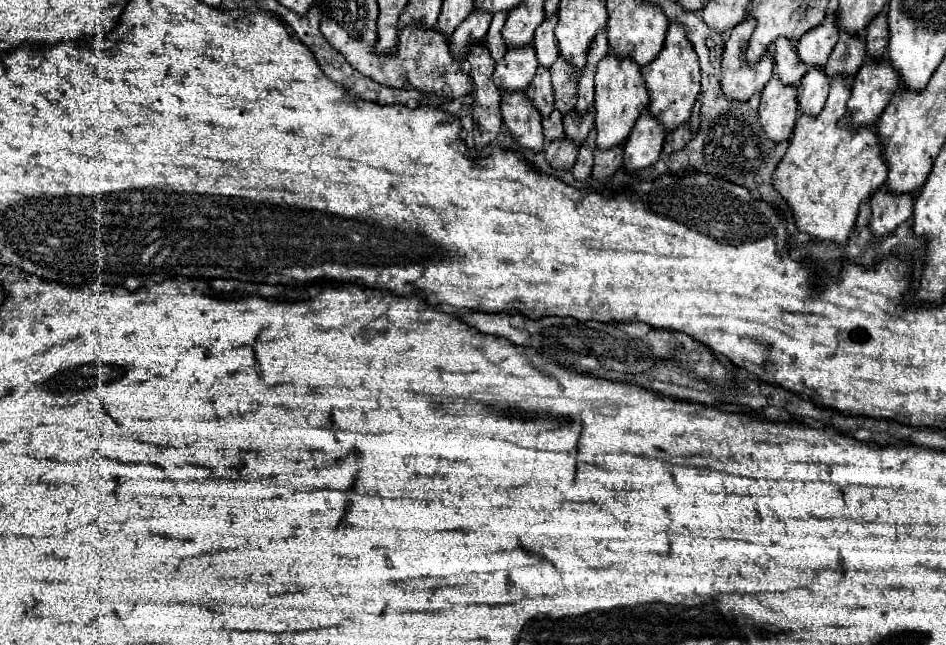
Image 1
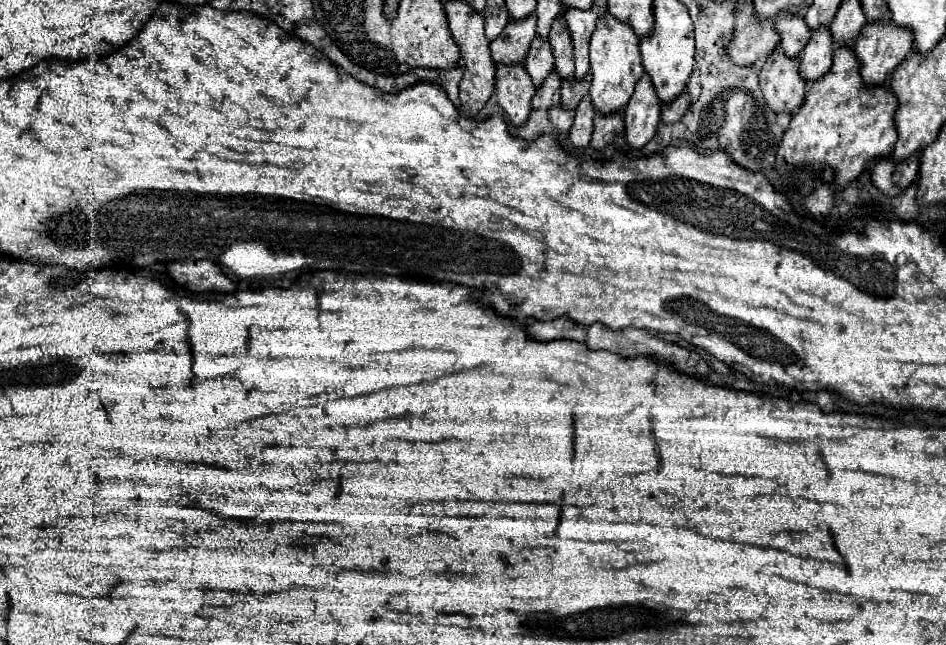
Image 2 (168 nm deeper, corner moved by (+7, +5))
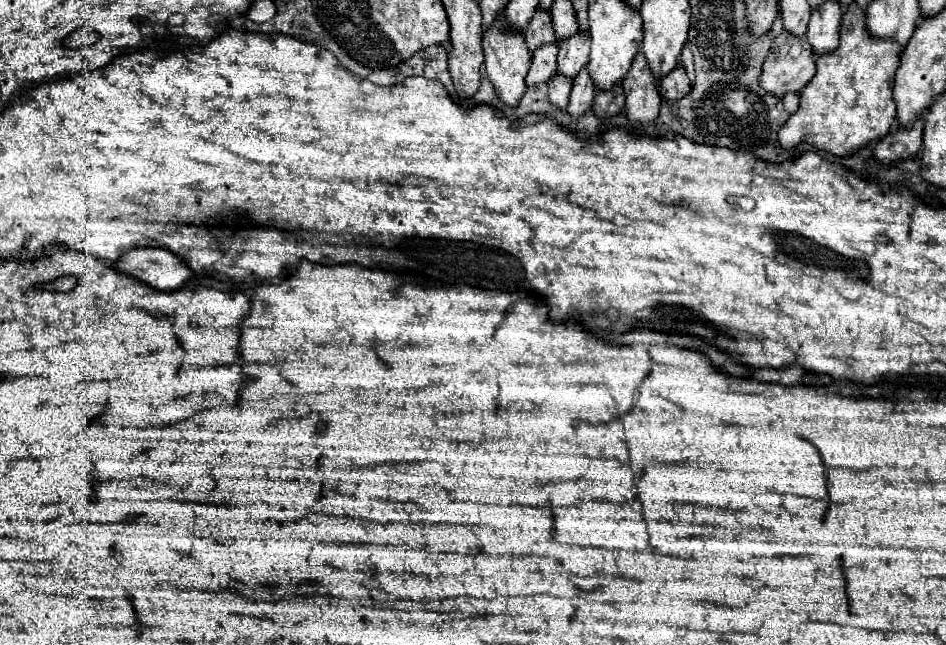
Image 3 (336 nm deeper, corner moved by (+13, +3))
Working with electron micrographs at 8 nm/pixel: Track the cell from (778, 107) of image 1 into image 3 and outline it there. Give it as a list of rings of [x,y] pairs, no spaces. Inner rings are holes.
[[[781,31],[771,45],[759,77],[761,87],[773,95],[801,91],[815,75],[815,53],[805,37]]]

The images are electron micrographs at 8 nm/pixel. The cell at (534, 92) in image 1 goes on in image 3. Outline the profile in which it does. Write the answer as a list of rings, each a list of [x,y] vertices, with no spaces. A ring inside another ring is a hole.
[[[537,9],[533,19],[529,21],[529,25],[525,27],[525,41],[527,41],[529,49],[535,51],[543,43],[555,43],[555,39],[557,37],[555,37],[555,31],[553,31],[551,13]]]

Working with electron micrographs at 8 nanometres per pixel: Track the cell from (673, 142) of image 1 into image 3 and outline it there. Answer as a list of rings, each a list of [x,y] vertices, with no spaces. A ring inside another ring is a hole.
[[[677,65],[671,73],[663,75],[659,81],[659,91],[665,101],[679,101],[691,91],[691,81],[683,69],[683,65]]]

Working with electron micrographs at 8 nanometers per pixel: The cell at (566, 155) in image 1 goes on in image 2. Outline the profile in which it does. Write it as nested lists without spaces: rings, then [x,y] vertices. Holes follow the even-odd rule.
[[[553,107],[549,111],[549,121],[559,135],[567,135],[573,125],[573,111],[565,111],[563,107]]]

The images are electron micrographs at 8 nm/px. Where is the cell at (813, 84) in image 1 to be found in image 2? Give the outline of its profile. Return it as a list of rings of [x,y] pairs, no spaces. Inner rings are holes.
[[[815,31],[811,35],[807,47],[799,55],[799,73],[807,83],[815,83],[821,77],[827,75],[831,69],[831,57],[833,57],[833,43],[831,43],[831,33],[829,31]]]

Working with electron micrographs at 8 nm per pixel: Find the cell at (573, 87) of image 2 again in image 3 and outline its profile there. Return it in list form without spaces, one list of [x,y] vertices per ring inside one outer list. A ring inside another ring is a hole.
[[[577,31],[571,37],[559,43],[559,73],[567,77],[575,77],[581,67],[587,65],[589,59],[591,35],[589,31]]]

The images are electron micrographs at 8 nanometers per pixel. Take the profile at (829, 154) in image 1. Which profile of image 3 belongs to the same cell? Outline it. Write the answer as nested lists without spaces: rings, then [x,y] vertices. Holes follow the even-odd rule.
[[[853,1],[843,15],[839,47],[817,59],[817,73],[801,91],[799,111],[778,131],[781,147],[790,150],[805,141],[833,155],[849,155],[871,139],[881,139],[889,133],[897,117],[891,89],[901,51],[901,45],[893,39],[871,37],[865,23],[865,9]]]

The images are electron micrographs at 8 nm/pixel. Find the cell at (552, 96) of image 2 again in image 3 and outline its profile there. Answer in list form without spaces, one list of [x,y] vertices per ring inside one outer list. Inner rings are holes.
[[[557,43],[541,45],[533,51],[533,65],[527,73],[527,85],[545,85],[557,71]]]

